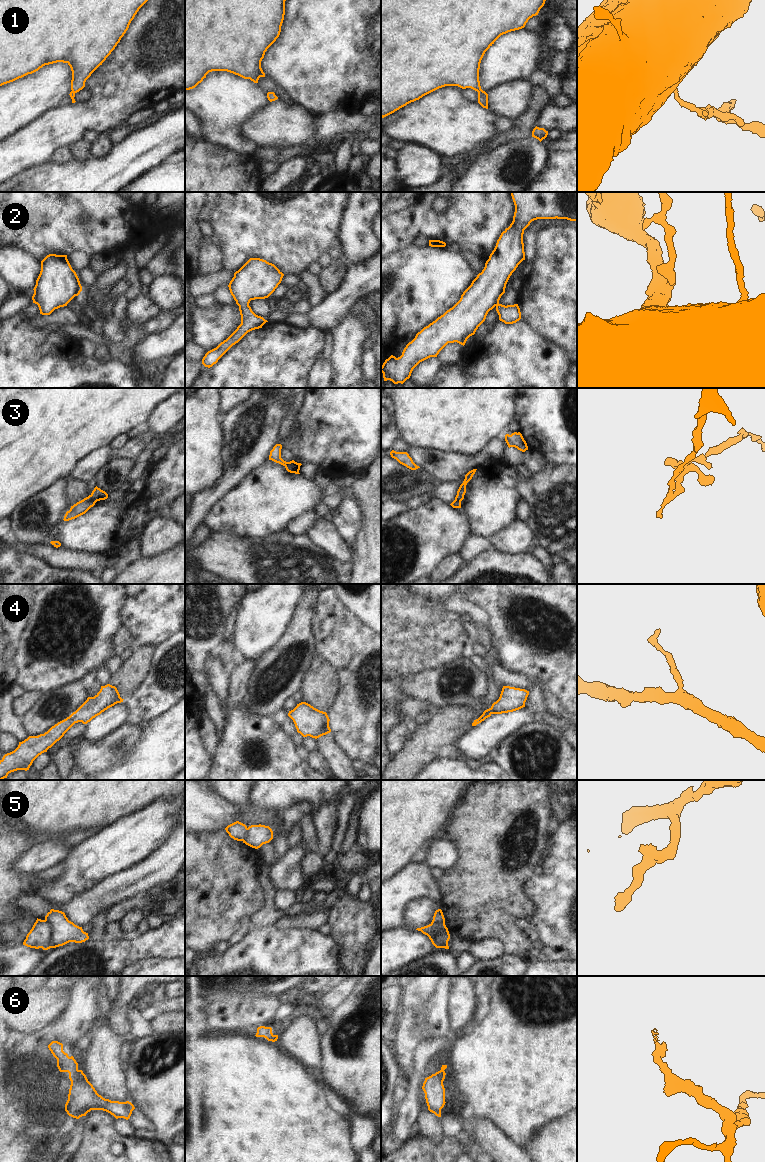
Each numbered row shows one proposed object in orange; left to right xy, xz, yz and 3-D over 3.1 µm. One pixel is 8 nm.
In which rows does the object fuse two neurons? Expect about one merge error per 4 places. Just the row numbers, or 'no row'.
3, 5

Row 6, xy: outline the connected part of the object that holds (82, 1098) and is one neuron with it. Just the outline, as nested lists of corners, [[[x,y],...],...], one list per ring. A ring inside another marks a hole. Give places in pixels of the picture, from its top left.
[[[52,1041],[48,1048],[57,1059],[59,1071],[69,1073],[71,1085],[68,1100],[65,1104],[65,1111],[69,1116],[79,1119],[86,1116],[91,1110],[103,1110],[116,1119],[124,1118],[128,1120],[130,1118],[132,1111],[135,1109],[134,1105],[129,1101],[111,1101],[99,1095],[83,1071],[78,1069],[78,1063],[74,1057],[69,1057],[63,1051],[62,1043]]]

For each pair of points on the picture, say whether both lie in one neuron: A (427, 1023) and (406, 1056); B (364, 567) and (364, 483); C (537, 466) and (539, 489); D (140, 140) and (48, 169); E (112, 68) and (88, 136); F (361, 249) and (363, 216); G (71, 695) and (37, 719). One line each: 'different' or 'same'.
A: same
B: same
C: different
D: same
E: different
F: same
G: same

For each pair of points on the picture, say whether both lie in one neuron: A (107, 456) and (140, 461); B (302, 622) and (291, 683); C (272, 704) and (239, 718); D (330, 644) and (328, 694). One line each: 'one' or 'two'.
A: two
B: one
C: two
D: two

